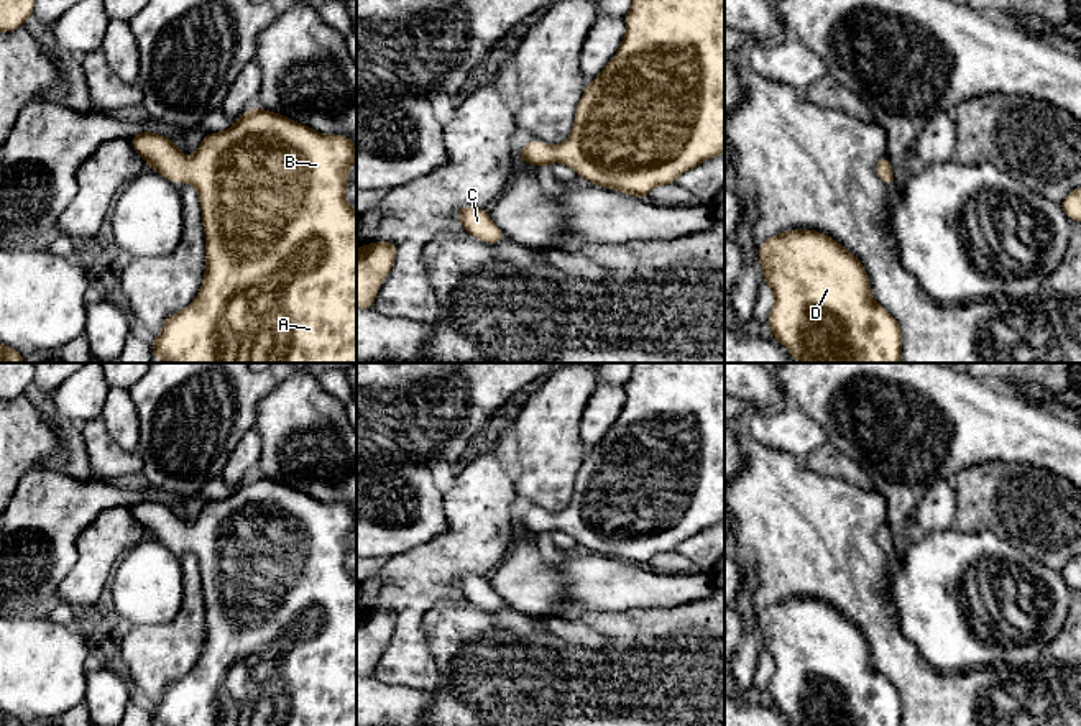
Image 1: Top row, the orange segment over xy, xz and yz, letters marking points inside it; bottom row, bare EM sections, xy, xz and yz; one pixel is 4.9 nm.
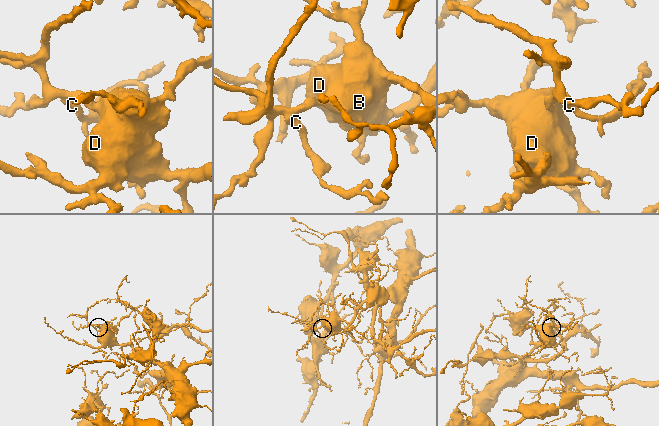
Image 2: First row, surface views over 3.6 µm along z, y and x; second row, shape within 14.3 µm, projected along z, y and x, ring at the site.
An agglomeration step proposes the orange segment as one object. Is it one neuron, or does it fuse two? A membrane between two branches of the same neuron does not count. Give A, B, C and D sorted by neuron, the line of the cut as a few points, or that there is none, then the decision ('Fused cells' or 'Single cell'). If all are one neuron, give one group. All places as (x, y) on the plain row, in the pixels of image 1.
Groups: A B C D. No split. Single cell

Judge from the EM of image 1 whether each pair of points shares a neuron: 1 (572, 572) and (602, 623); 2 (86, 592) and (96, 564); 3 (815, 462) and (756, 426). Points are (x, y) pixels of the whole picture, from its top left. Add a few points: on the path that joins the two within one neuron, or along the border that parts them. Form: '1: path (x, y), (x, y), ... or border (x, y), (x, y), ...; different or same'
1: border (575, 600), (595, 610), (626, 611), (633, 608); different
2: path (86, 585), (92, 570); same
3: border (827, 441), (802, 462); different

